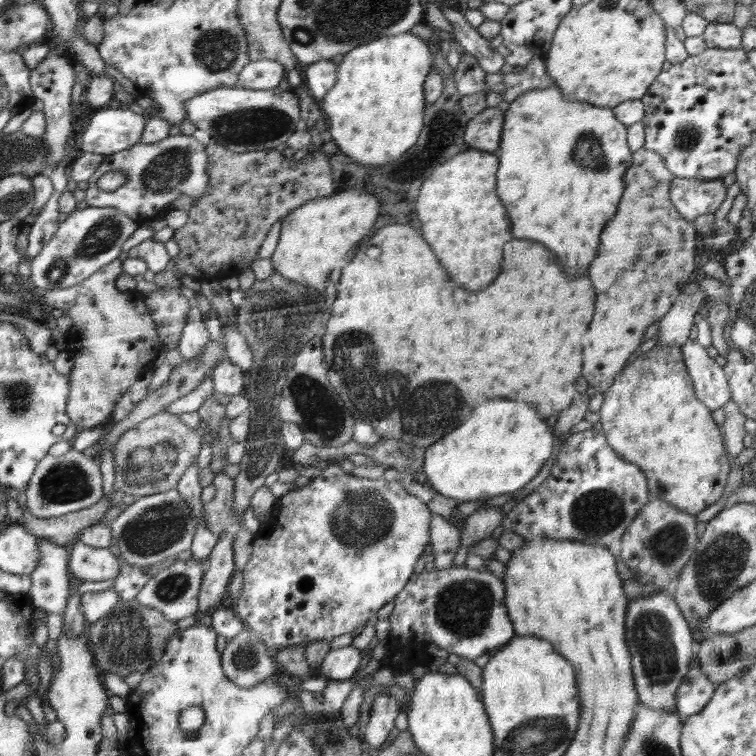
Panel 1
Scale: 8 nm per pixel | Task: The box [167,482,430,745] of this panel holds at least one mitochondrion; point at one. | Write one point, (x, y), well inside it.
(246, 659)

